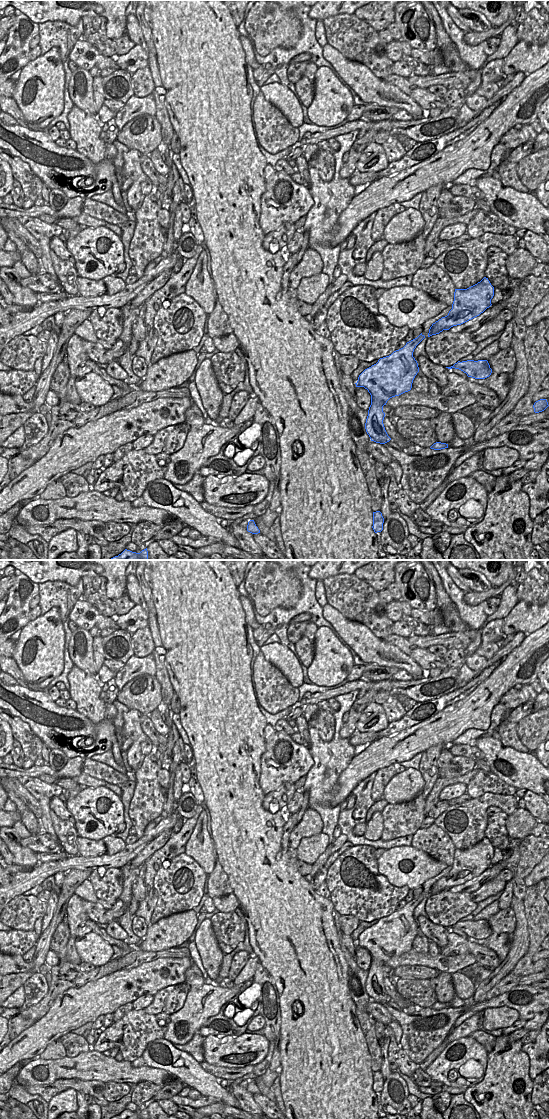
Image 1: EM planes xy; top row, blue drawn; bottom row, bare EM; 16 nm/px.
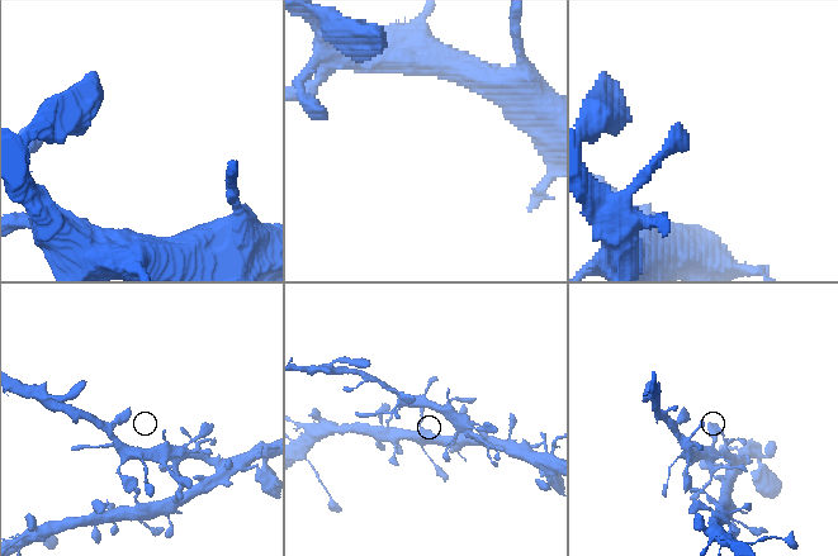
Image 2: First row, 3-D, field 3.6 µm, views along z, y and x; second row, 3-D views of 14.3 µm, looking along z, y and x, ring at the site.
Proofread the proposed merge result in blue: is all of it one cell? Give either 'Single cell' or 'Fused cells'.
Single cell

